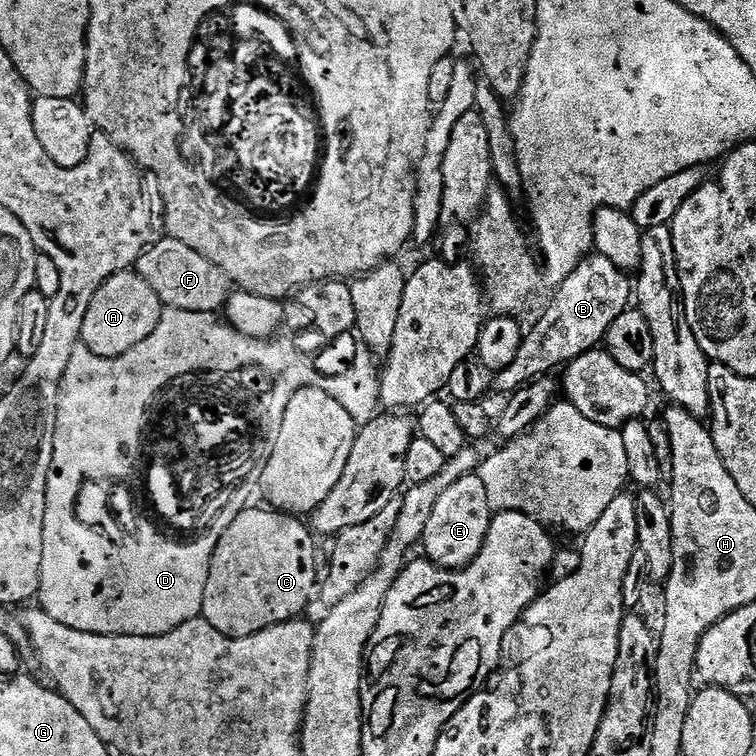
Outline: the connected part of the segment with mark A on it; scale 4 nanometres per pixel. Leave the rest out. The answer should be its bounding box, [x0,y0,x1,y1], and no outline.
[80,272,165,358]

